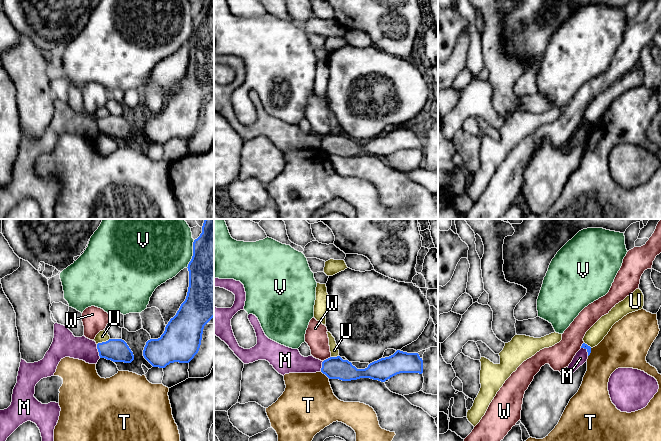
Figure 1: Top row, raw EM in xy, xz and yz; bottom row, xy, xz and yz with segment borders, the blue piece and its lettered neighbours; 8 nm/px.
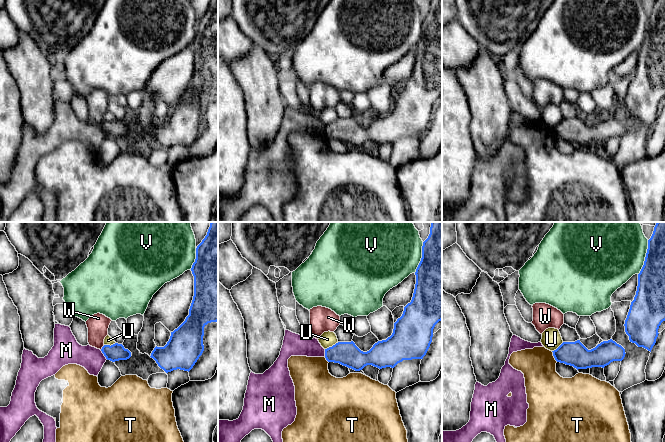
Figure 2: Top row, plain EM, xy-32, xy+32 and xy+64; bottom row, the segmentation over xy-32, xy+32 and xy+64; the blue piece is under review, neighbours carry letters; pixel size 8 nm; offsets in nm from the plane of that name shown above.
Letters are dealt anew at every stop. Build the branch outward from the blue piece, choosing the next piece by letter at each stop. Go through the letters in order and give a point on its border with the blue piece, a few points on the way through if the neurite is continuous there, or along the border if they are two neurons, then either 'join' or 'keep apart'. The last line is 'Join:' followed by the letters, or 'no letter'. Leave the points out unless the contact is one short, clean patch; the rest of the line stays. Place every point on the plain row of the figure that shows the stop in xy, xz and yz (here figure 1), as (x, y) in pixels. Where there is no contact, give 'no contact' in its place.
M: contact xy (98, 127); border xy (96, 120), (100, 133); keep apart
T: contact xz (325, 150); keep apart
U: contact xy (103, 118); border xy (109, 114), (97, 120); keep apart
V: contact xy (193, 30); keep apart
W: contact xz (326, 135); border xz (330, 132), (323, 137); keep apart
Join: no letter

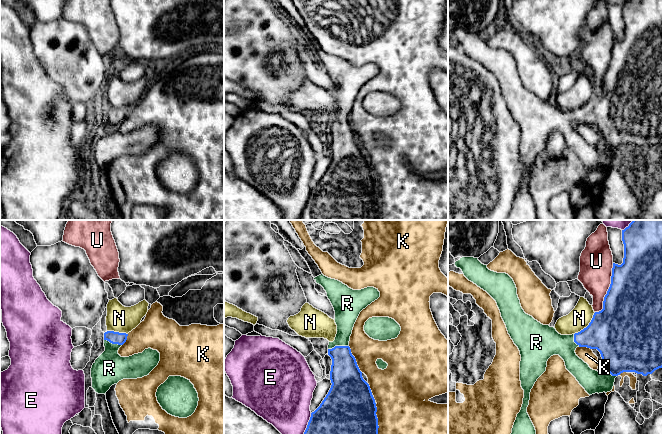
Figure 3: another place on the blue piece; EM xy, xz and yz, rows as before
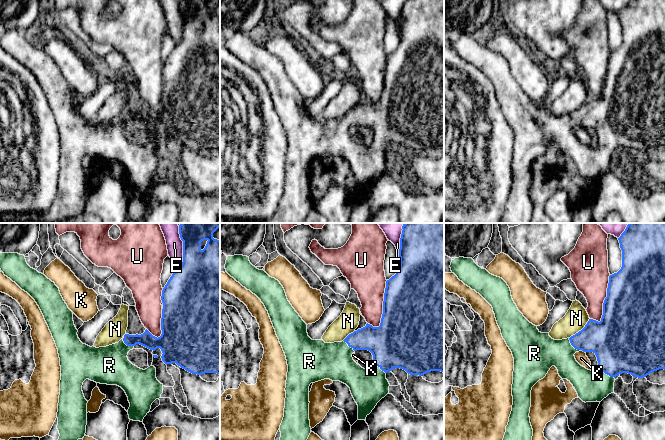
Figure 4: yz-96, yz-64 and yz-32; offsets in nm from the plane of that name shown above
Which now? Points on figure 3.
E: contact xz (306, 204); keep apart
K: contact xz (377, 200); keep apart
N: contact yz (588, 101); keep apart
R: contact xz (338, 122); join
U: contact yz (608, 65); keep apart
Join: R

